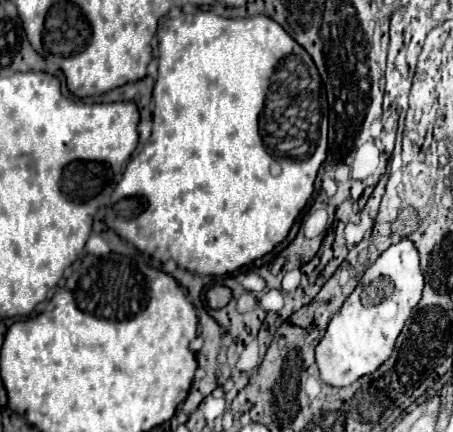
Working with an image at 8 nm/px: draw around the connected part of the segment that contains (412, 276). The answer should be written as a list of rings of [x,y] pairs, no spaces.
[[[402,239],[396,245],[390,245],[362,275],[358,287],[350,293],[350,297],[344,301],[342,309],[330,319],[326,335],[316,345],[316,363],[320,369],[320,377],[334,387],[348,387],[352,381],[360,379],[362,375],[368,375],[376,371],[392,353],[394,341],[400,335],[406,319],[410,317],[412,309],[418,305],[420,295],[424,287],[424,277],[418,263],[418,249],[410,239]]]

